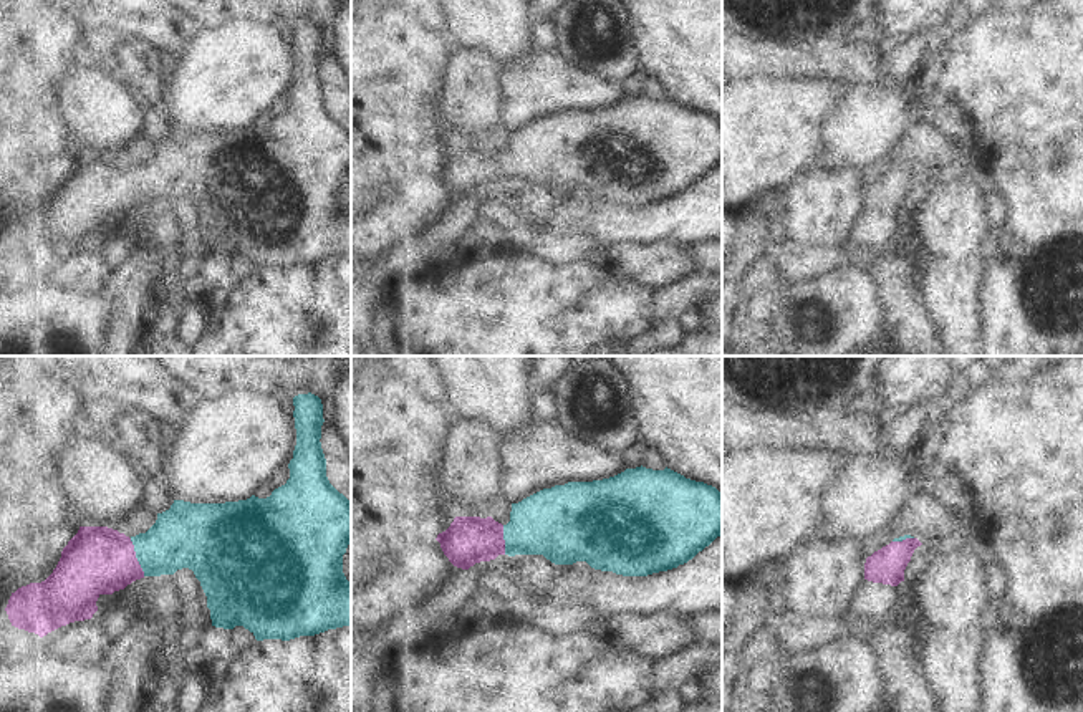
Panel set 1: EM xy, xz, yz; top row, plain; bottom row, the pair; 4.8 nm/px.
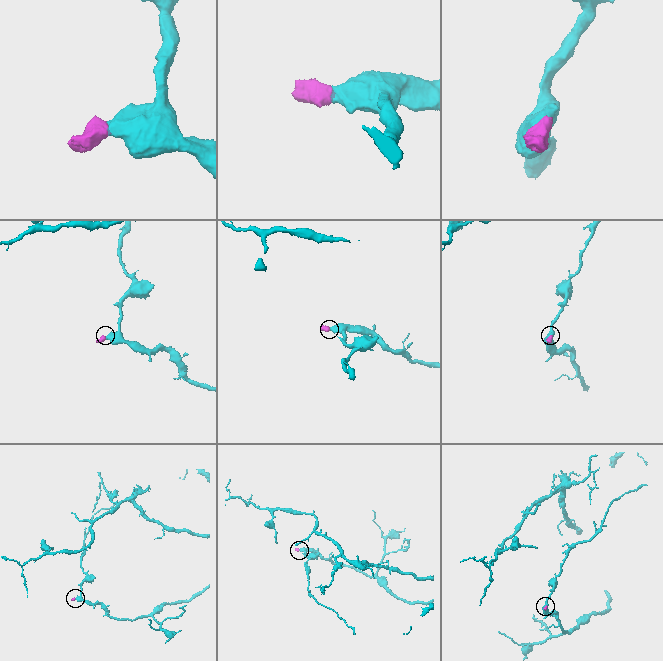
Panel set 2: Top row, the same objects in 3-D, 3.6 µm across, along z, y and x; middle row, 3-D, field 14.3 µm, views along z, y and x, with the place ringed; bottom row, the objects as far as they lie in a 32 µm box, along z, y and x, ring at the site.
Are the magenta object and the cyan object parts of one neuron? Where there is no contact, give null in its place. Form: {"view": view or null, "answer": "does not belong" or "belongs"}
{"view": "xy", "answer": "belongs"}

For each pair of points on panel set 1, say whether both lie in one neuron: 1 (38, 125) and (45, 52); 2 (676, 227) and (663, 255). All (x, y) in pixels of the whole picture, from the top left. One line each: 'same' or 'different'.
1: same
2: different

